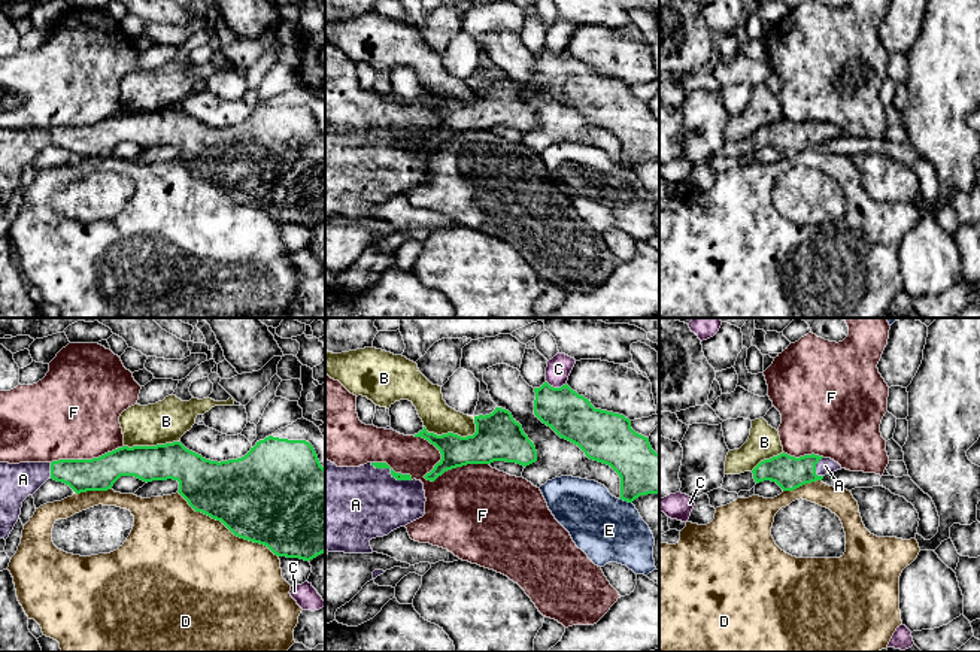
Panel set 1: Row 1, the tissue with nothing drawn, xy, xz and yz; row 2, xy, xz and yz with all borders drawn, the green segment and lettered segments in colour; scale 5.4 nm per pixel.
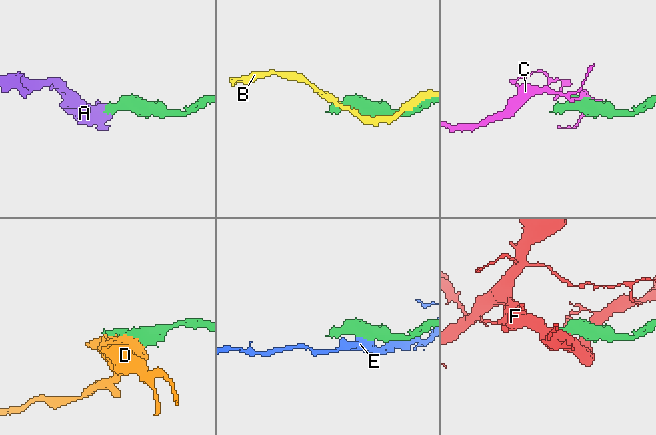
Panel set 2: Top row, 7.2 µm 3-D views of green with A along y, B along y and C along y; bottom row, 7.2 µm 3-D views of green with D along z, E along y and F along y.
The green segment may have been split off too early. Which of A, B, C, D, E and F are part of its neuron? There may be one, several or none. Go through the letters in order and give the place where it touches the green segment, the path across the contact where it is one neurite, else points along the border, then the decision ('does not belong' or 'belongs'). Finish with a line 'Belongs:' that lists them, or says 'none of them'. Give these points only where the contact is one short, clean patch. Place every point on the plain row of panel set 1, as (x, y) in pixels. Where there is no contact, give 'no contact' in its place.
A: contact xz (391, 138); belongs
B: contact xz (449, 99); does not belong
C: contact xz (557, 54); does not belong
D: contact xy (227, 193); does not belong
E: contact xz (627, 166); does not belong
F: contact xz (431, 146); does not belong
Belongs: A

